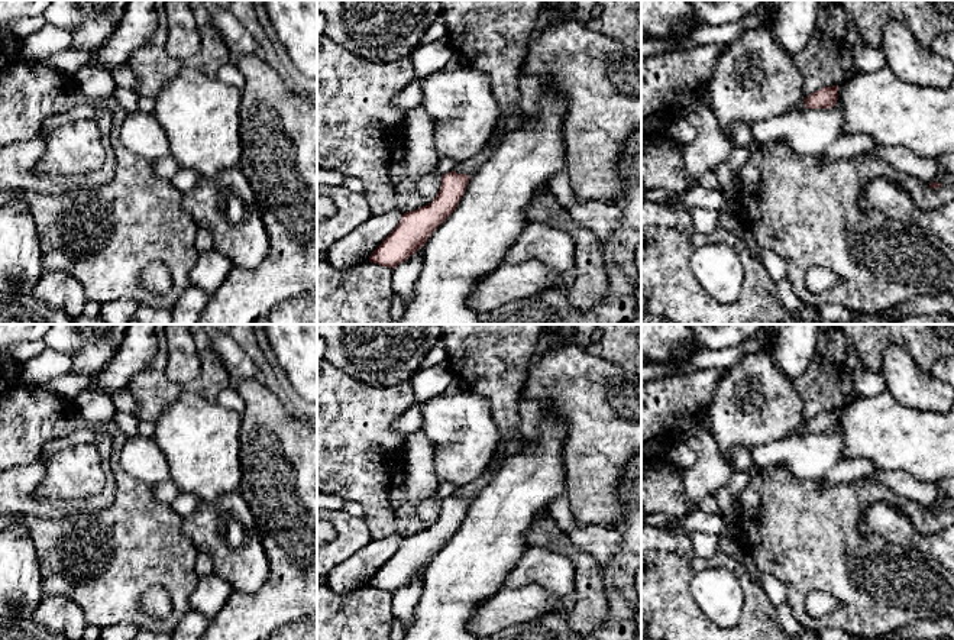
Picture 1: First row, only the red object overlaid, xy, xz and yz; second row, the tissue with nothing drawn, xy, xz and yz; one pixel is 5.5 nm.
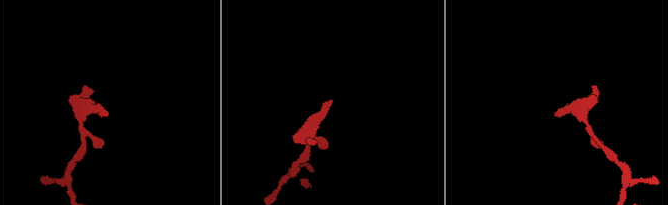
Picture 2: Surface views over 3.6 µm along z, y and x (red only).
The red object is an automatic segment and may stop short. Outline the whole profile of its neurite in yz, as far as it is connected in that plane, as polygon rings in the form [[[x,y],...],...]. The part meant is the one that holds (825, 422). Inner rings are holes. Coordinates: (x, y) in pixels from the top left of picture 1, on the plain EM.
[[[769,350],[743,356],[722,369],[709,407],[709,431],[722,458],[733,465],[733,449],[756,449],[803,433],[831,433],[838,410],[803,420],[803,403]]]

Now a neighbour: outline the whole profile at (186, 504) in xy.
[[[181,492],[172,502],[171,507],[182,515],[190,515],[193,514],[198,505],[201,504],[201,500],[197,498],[195,495]]]

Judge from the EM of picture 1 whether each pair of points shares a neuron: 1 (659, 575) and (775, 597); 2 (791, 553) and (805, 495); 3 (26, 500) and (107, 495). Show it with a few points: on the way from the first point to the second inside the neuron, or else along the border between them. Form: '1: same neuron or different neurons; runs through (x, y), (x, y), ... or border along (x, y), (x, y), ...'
1: different neurons; border along (762, 585), (775, 608)
2: same neuron; runs through (804, 539), (805, 510)
3: same neuron; runs through (47, 507), (87, 506)

